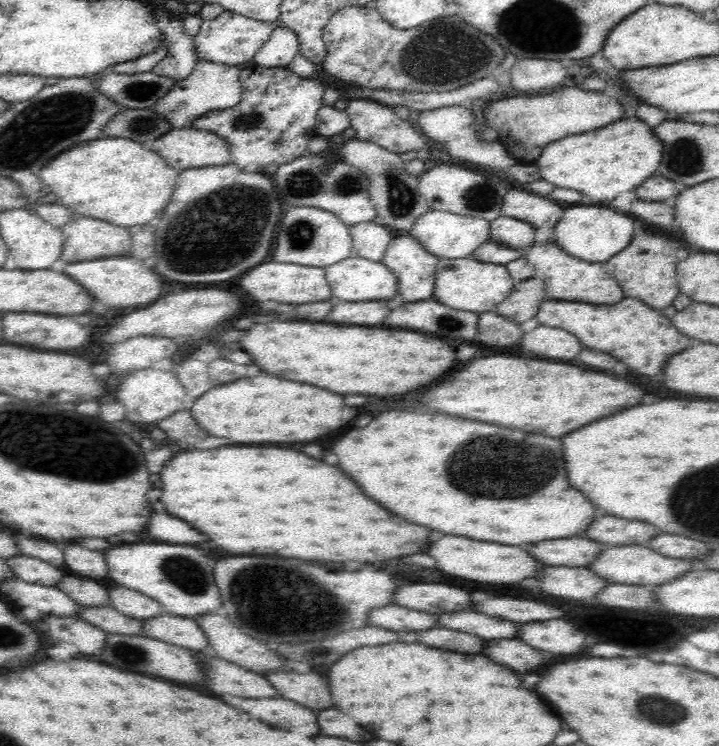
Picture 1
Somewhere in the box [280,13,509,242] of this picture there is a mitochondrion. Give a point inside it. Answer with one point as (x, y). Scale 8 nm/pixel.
(443, 54)

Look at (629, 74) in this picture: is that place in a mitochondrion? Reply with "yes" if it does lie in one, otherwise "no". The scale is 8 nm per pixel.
no

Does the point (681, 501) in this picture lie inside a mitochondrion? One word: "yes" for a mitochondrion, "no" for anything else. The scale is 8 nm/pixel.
yes

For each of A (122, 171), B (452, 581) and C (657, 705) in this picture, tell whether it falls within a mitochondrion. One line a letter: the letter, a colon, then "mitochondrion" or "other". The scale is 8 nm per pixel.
A: other
B: other
C: mitochondrion

